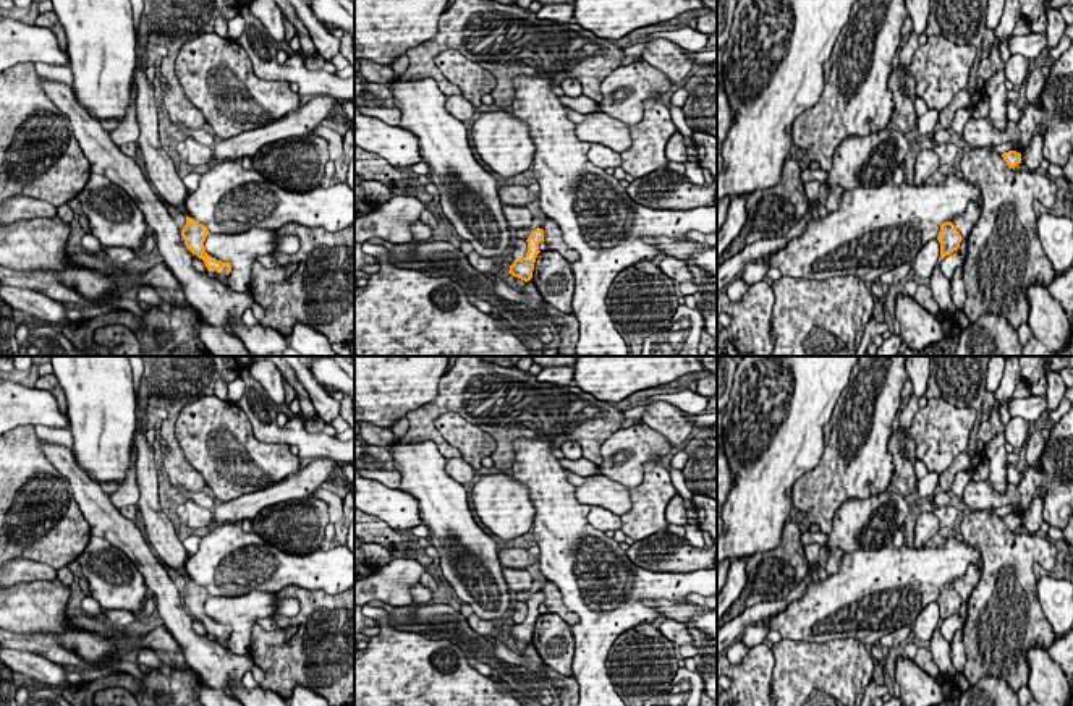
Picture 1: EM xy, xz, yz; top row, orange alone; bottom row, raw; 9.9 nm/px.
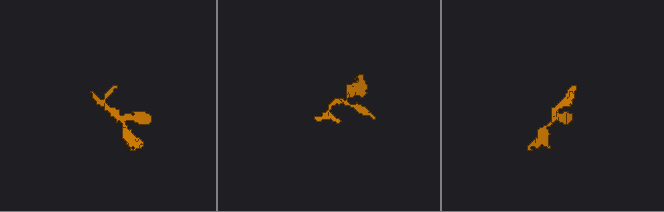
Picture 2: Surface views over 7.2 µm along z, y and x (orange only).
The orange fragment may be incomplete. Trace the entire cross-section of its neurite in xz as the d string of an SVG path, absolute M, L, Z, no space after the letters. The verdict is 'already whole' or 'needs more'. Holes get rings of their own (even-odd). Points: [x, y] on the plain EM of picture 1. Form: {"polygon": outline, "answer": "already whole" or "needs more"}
{"polygon": "M537 589L536 593L531 594L526 604L528 604L526 619L521 622L515 622L513 627L510 628L508 636L524 644L529 644L532 641L536 620L541 615L539 606L544 604L544 593Z", "answer": "already whole"}

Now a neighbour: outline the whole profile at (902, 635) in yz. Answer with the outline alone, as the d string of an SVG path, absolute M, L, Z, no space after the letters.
M901 627L889 635L884 635L879 640L879 646L884 649L893 648L893 646L901 646L903 643L906 643L908 640L911 640L913 636L913 628L911 627Z

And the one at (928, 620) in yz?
M935 601L926 606L916 617L916 622L913 625L913 636L929 643L939 625L940 625L940 606Z

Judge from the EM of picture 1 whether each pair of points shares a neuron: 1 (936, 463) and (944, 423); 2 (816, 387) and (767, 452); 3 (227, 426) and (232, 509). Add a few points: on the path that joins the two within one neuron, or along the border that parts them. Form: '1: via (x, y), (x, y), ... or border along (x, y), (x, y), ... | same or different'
1: via (936, 454), (941, 433) | same
2: via (800, 404), (772, 436) | same
3: border along (267, 486), (220, 502) | different

